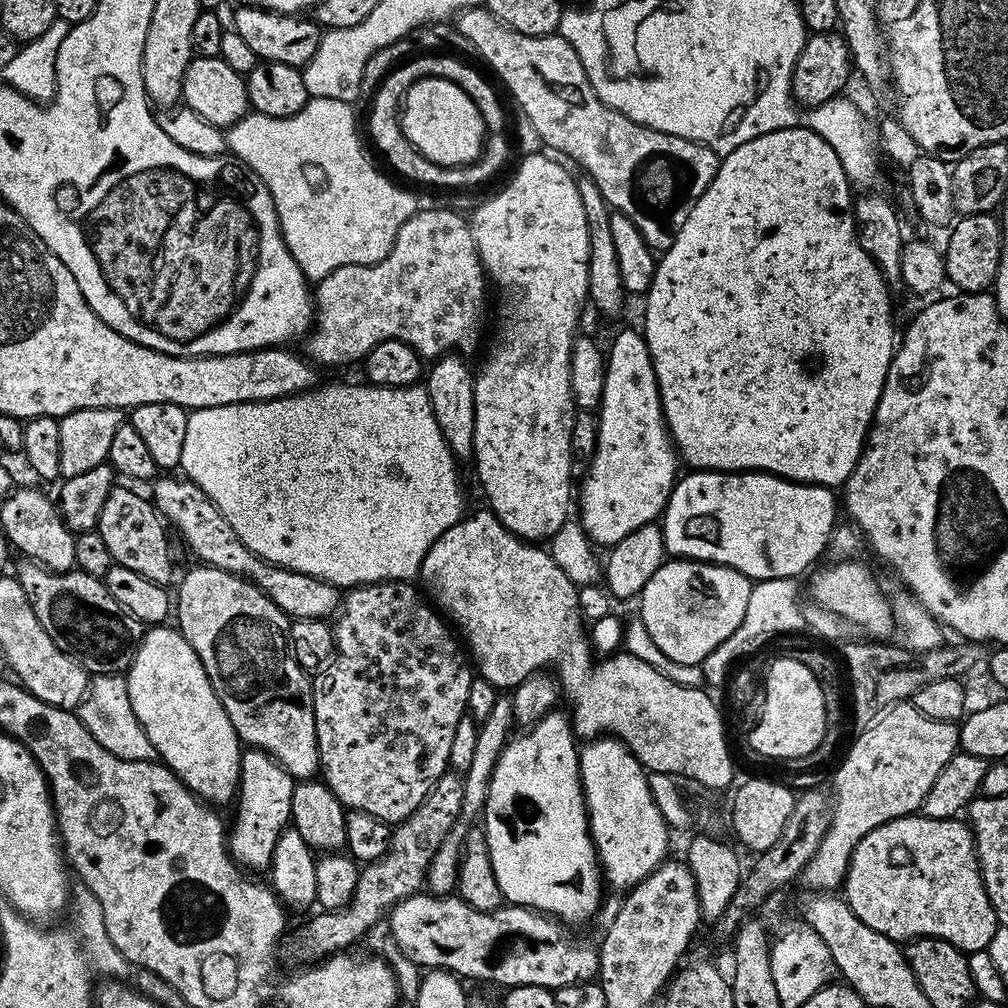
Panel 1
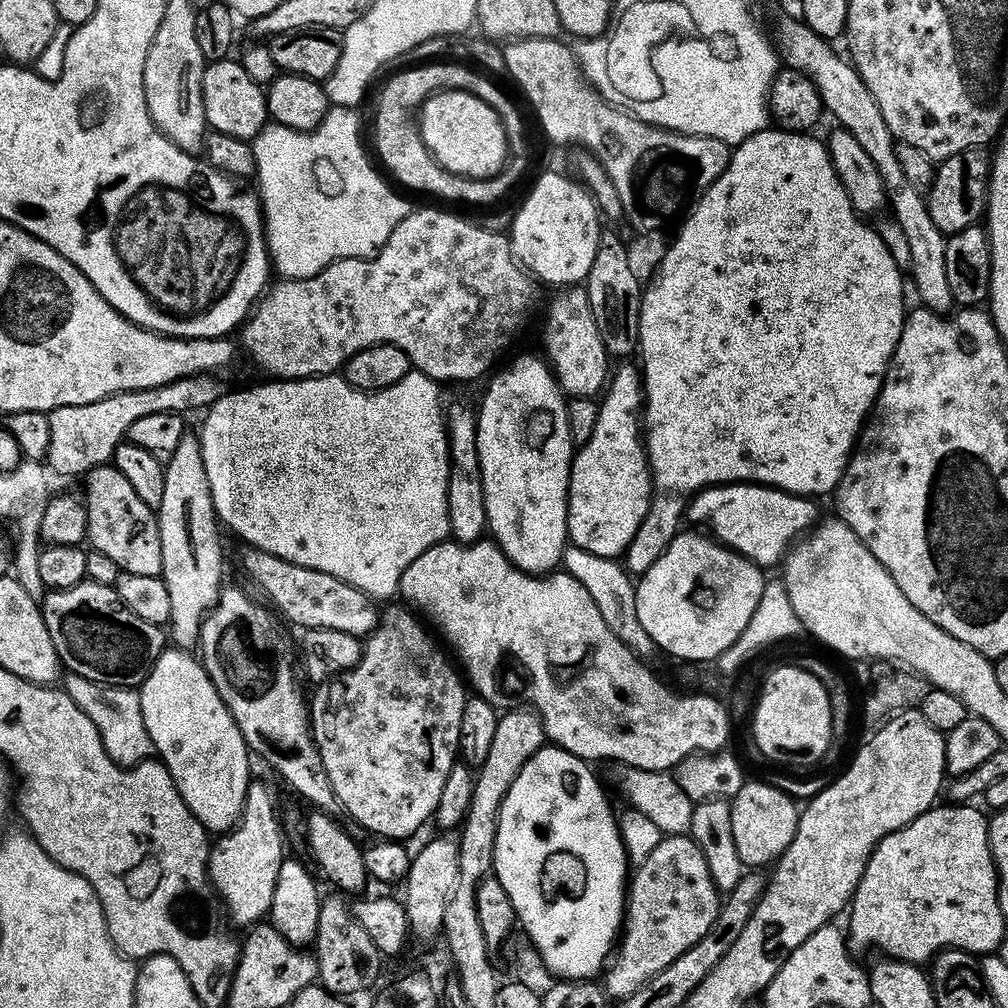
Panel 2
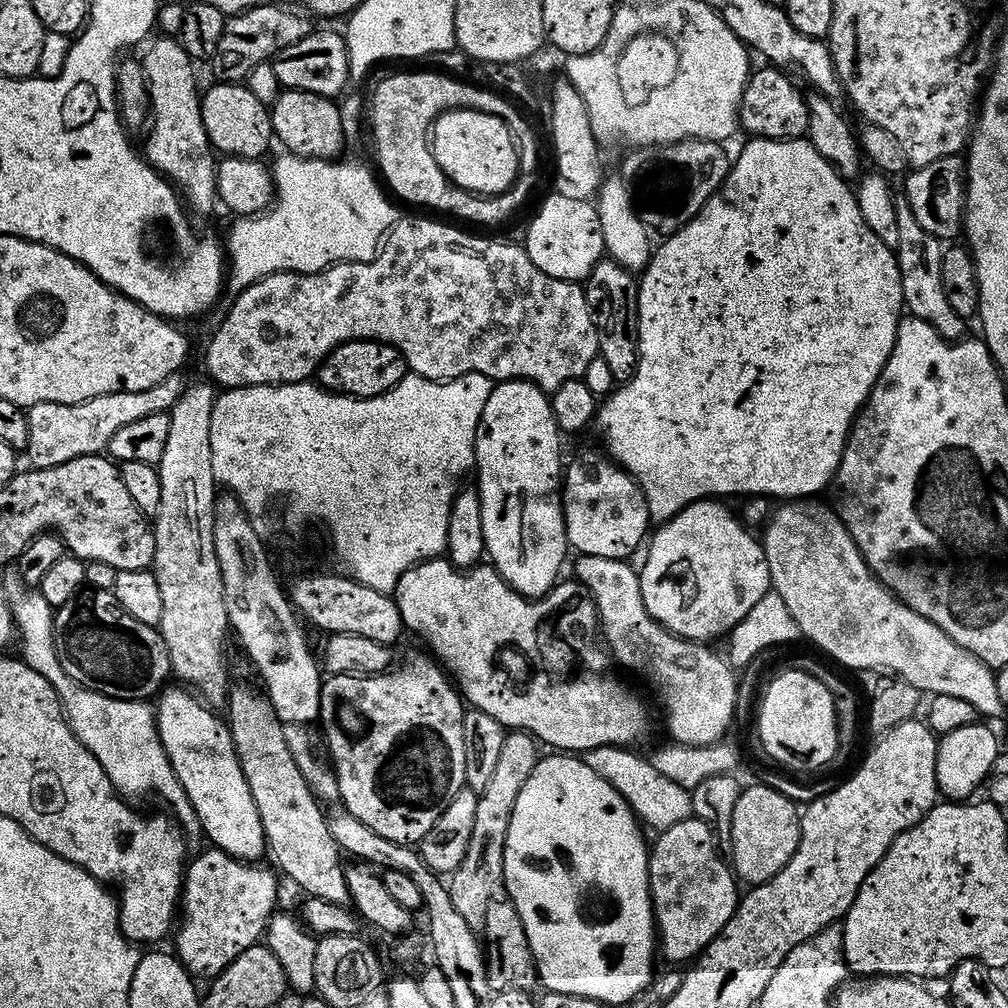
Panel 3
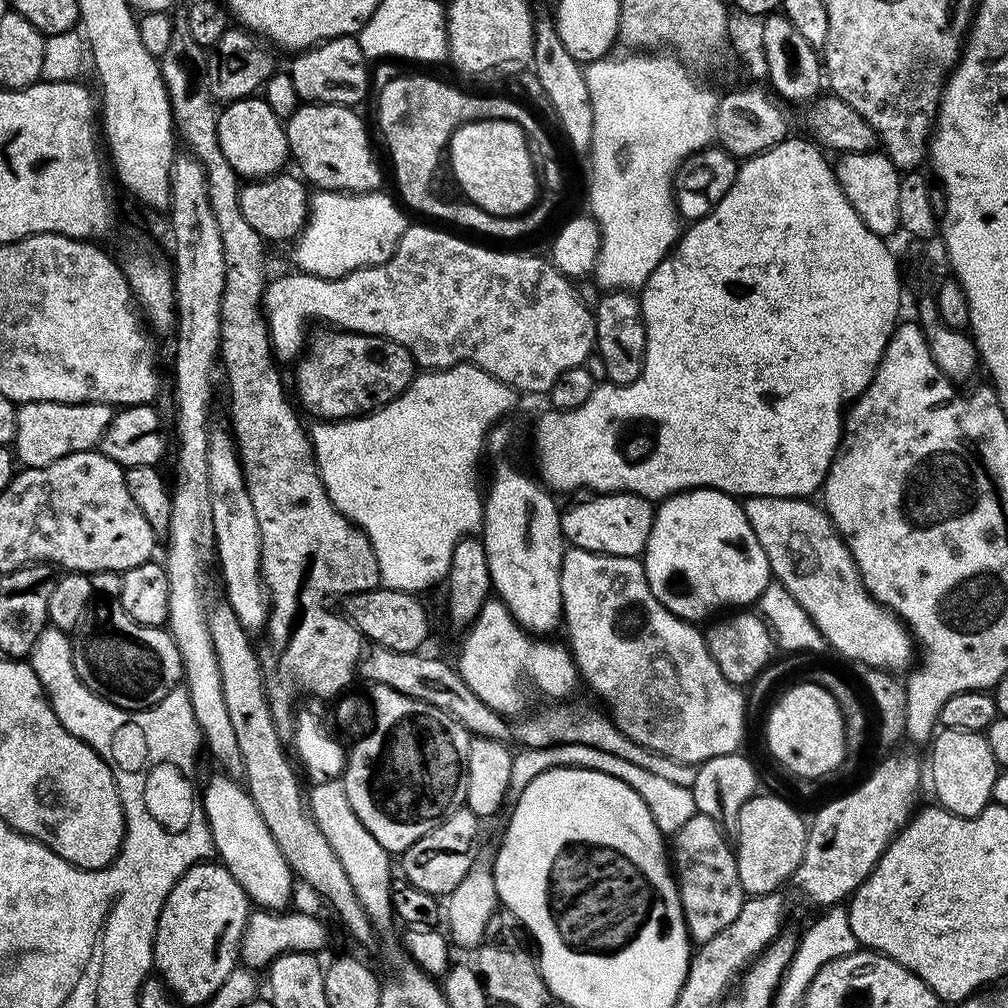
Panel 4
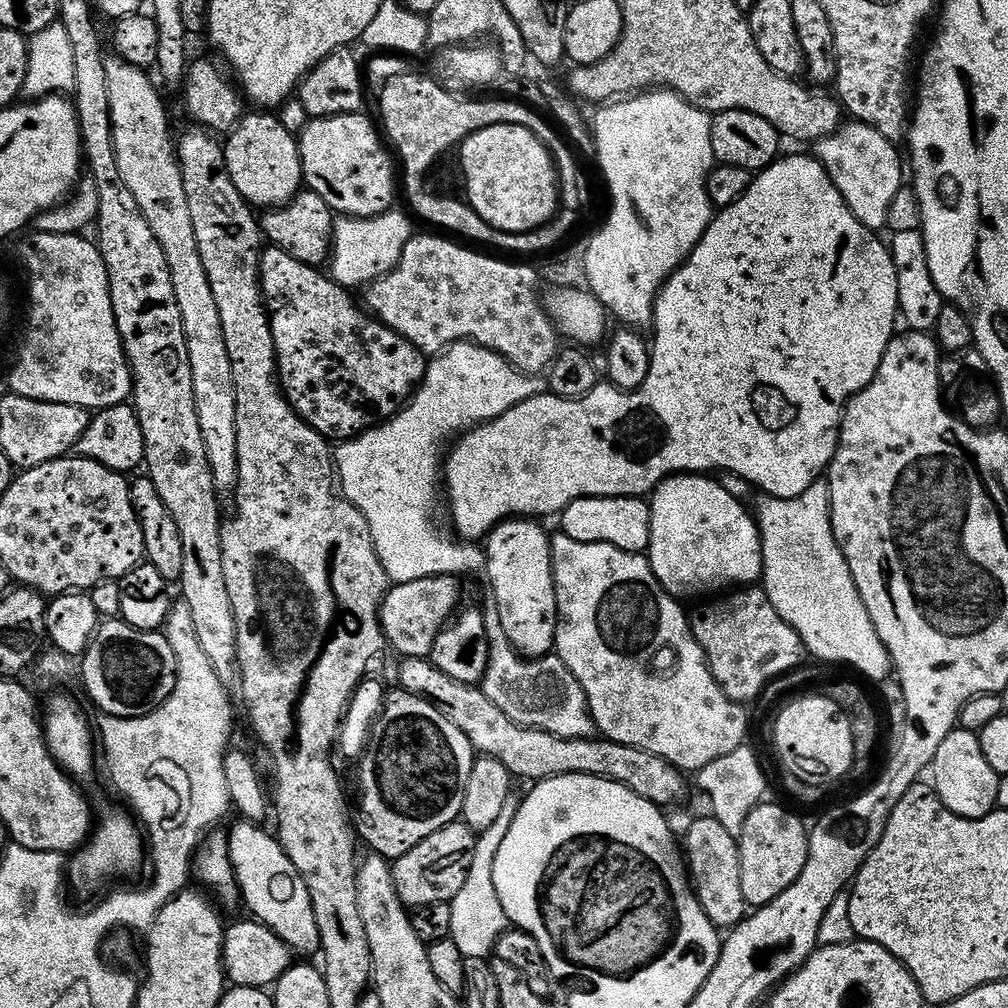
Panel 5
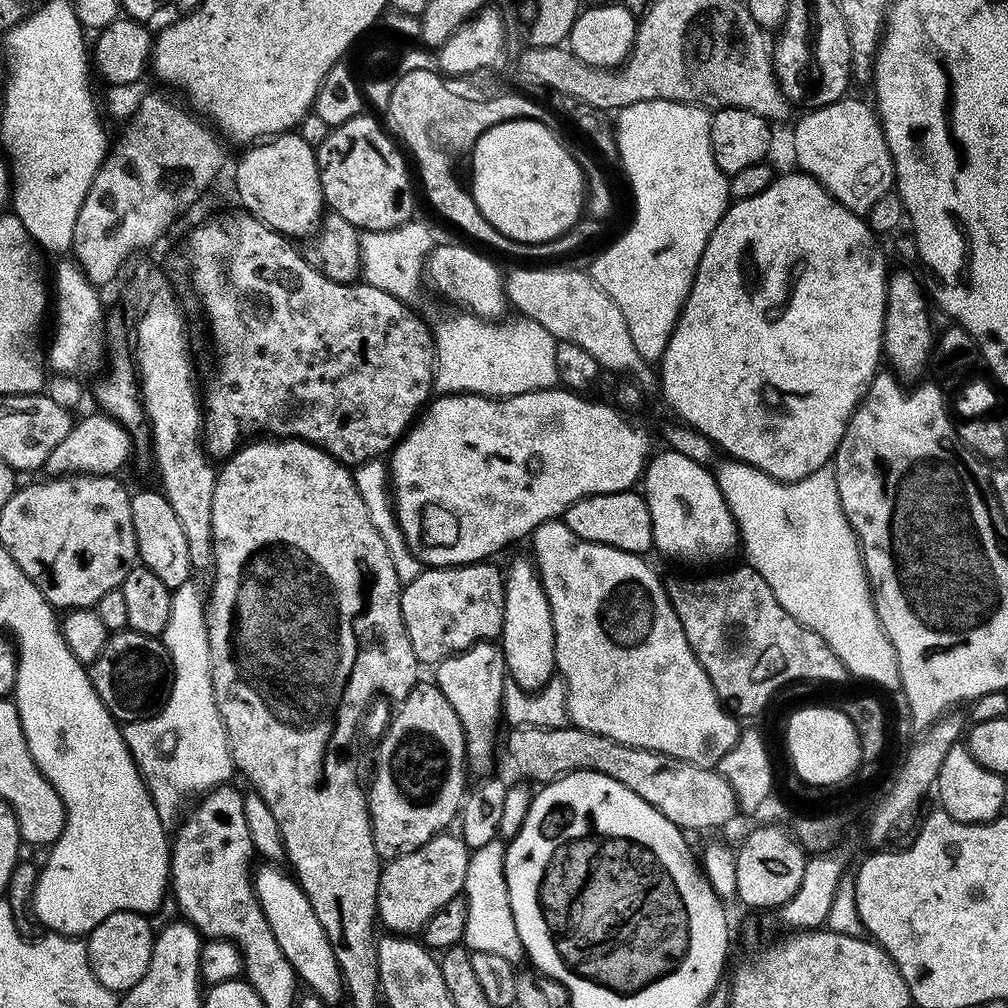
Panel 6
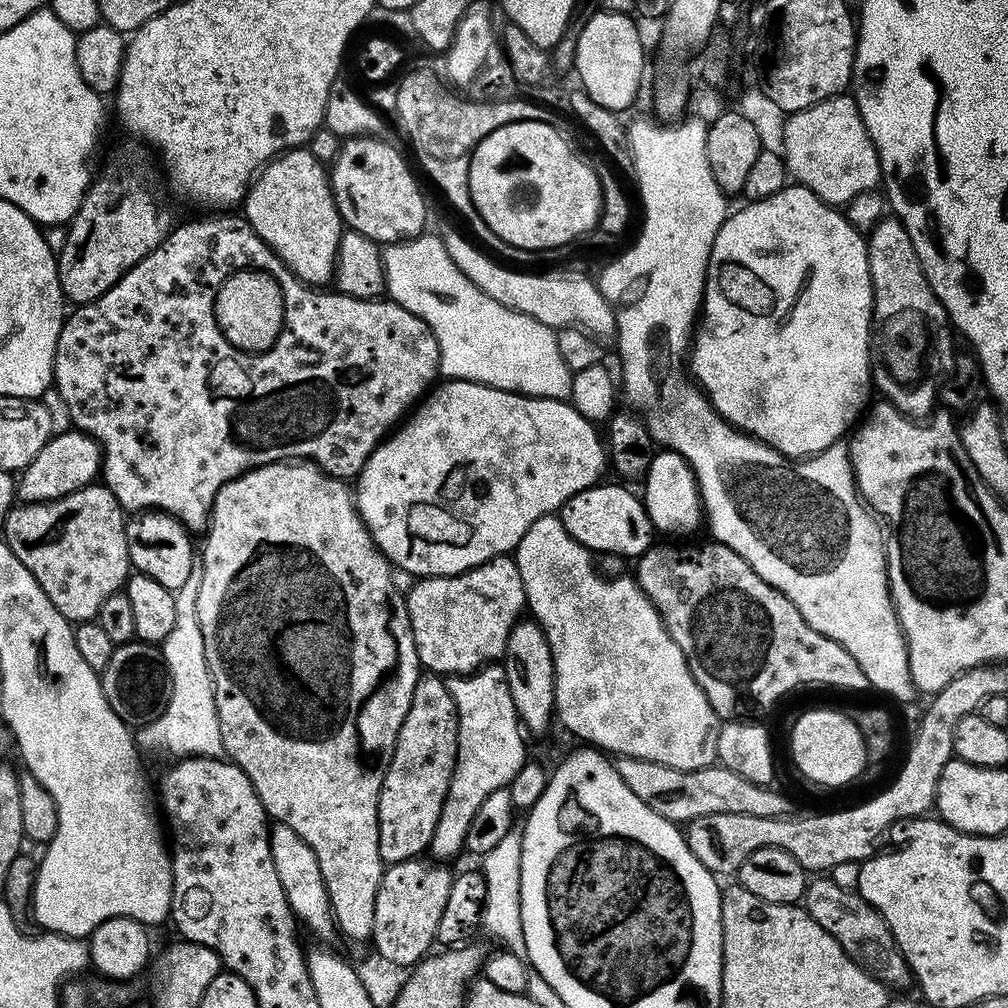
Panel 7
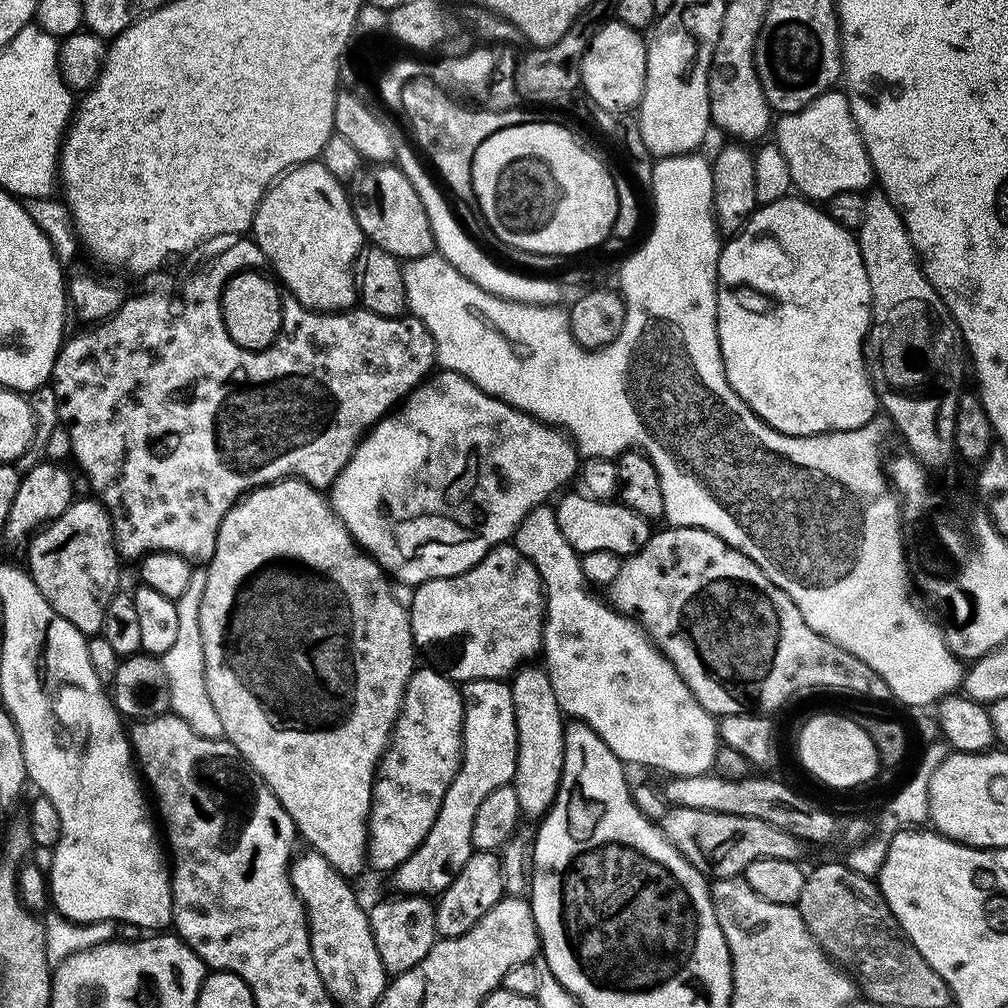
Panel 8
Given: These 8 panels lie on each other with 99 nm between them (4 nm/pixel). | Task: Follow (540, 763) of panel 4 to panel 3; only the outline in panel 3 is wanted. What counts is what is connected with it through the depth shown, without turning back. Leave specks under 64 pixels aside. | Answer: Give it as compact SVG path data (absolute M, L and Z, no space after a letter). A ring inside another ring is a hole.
M603 744L583 752L582 759L586 766L590 766L590 770L594 770L594 774L598 774L598 778L610 782L610 786L614 786L614 790L622 794L637 821L645 829L663 830L674 826L674 822L682 822L693 815L691 791L656 770L647 755L639 756L632 751L636 750L618 744Z

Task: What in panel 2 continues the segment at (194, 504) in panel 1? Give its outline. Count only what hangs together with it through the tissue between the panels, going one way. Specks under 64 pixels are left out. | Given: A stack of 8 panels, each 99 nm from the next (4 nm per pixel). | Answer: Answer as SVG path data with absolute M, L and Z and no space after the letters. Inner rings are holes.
M244 546L241 549L240 556L249 578L268 595L271 607L276 607L290 623L297 624L297 629L346 630L346 634L364 638L376 628L377 601L362 590L334 578L334 574L291 564L261 548Z

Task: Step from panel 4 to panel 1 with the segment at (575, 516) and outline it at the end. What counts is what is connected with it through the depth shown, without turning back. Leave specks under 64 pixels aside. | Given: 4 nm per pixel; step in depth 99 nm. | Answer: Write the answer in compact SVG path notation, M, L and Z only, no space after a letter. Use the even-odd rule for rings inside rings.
M620 332L612 340L612 349L607 349L604 365L604 389L598 407L598 438L591 460L587 461L588 473L584 485L578 488L578 519L593 545L611 546L622 542L626 534L634 534L638 526L653 523L668 504L668 495L678 479L678 453L664 423L664 407L660 405L660 391L648 344L643 335L636 332Z

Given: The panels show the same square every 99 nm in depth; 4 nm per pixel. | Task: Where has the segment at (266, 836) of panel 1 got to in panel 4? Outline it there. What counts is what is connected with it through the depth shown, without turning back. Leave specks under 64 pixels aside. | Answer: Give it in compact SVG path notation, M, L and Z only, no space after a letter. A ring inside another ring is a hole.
M201 862L190 866L186 874L170 890L168 901L162 906L156 923L156 937L152 947L152 959L159 979L181 1004L203 1006L210 997L230 978L230 974L241 963L240 943L244 927L248 921L250 901L240 883L230 874L230 870L219 862Z

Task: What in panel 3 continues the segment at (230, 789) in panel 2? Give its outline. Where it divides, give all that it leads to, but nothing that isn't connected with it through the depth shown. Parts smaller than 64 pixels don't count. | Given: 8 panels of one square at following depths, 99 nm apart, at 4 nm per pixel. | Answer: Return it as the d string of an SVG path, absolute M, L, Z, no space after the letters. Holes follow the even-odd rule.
M165 687L159 693L160 704L155 705L156 729L170 766L194 806L201 833L205 837L208 835L215 847L234 858L259 861L259 856L266 852L262 818L258 818L254 794L250 794L250 786L246 786L236 747L232 745L232 731L187 687L172 687Z

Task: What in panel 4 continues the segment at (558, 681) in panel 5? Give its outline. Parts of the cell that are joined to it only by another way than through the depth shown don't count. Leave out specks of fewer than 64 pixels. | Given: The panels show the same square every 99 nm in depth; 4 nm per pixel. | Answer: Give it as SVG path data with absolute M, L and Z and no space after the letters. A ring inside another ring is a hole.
M552 704L526 720L521 719L517 728L514 728L514 738L523 747L540 748L550 747L552 745L586 745L603 750L606 754L617 755L618 758L625 759L626 762L636 763L637 766L651 771L655 775L661 776L670 782L675 782L678 786L686 786L691 788L696 777L697 767L693 764L678 763L678 761L666 758L656 751L650 750L648 747L642 746L640 743L634 742L633 739L626 738L621 731L617 730L617 726L613 723L611 717L605 713L601 714L594 710L588 710L582 706L570 706L571 704Z

